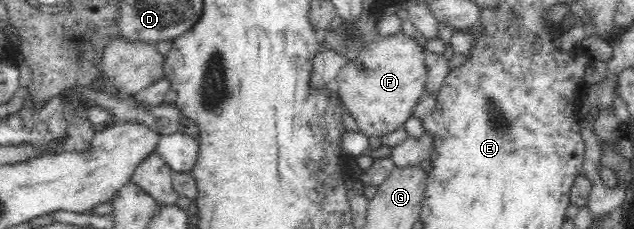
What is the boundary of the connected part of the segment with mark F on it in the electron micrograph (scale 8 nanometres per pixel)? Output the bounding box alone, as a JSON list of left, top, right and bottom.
[333,32,427,138]

